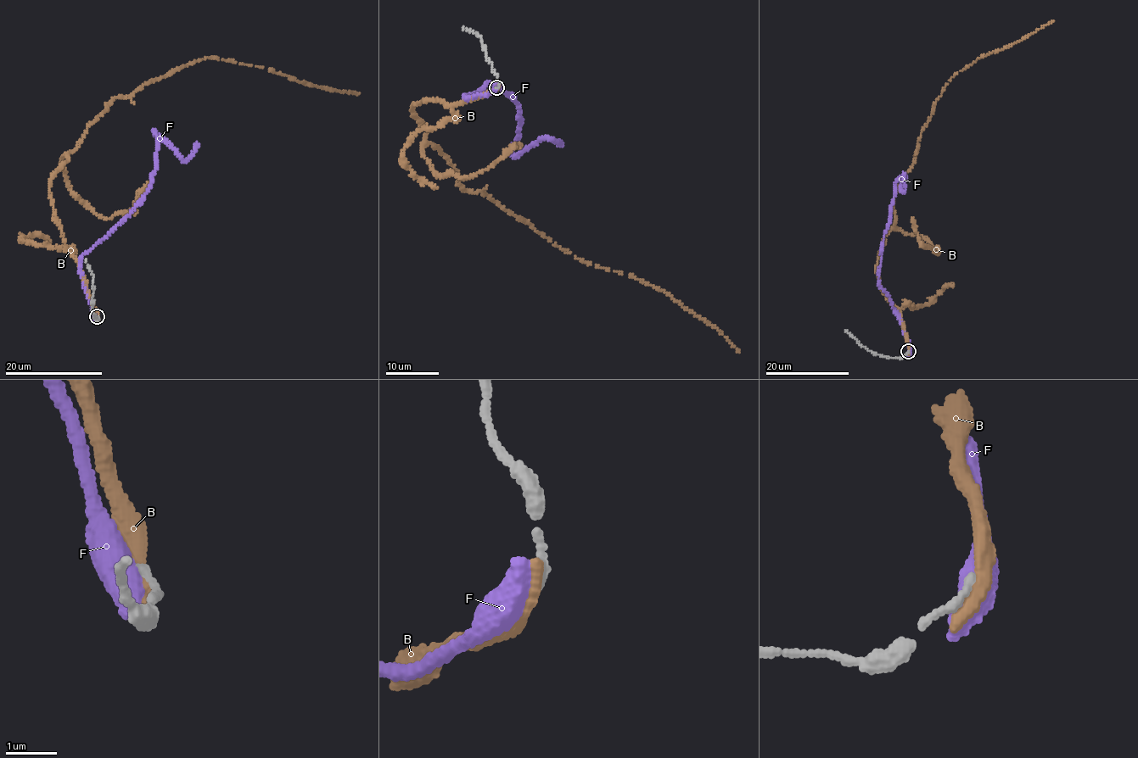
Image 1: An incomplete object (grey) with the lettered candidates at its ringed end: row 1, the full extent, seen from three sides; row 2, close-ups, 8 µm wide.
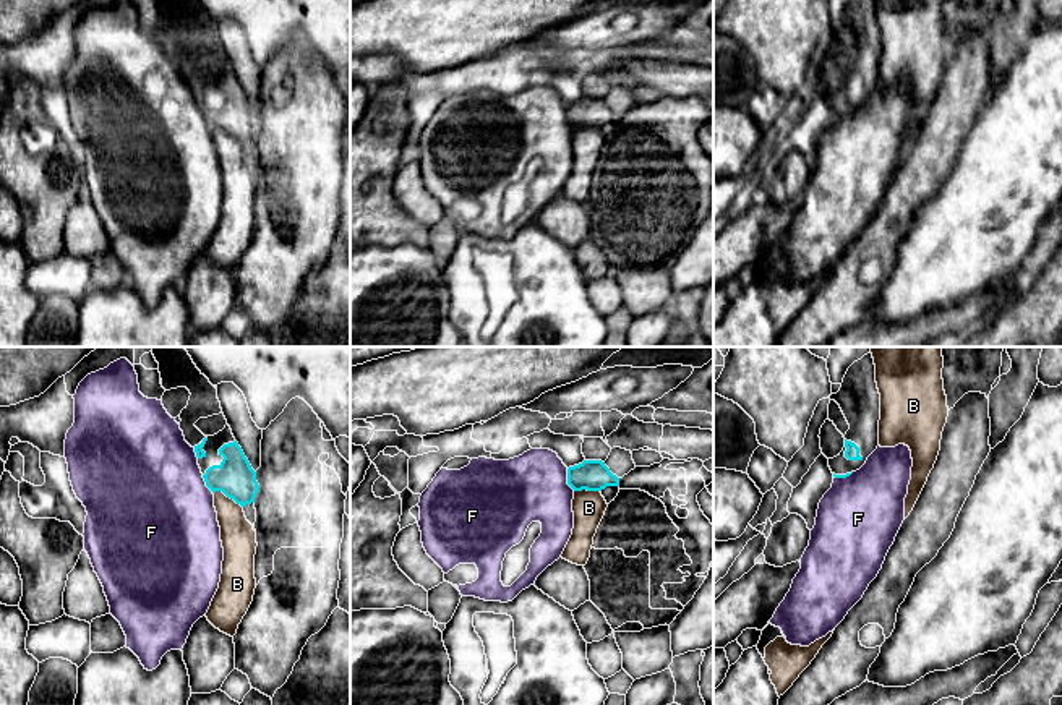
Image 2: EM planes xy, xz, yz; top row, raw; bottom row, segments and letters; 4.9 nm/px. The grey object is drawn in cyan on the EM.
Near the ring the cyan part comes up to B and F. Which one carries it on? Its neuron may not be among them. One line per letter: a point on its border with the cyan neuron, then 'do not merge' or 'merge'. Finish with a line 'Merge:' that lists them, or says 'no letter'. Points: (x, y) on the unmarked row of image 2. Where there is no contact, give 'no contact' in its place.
B: contact xy (227, 133); do not merge
F: contact xz (568, 117); do not merge
Merge: no letter

